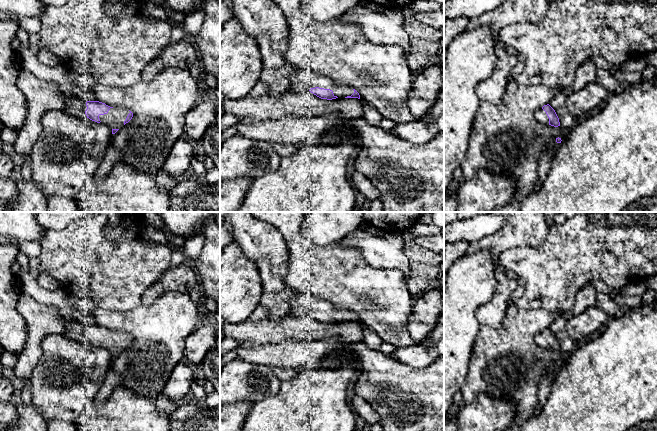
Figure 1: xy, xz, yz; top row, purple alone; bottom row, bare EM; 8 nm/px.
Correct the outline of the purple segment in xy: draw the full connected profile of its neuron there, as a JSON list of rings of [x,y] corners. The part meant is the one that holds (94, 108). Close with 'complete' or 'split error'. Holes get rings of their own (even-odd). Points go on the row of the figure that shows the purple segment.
[[[72,95],[65,100],[65,111],[71,115],[87,117],[97,123],[107,125],[112,134],[128,123],[133,113],[122,108],[113,108],[99,101],[85,101],[76,95]]]; split error

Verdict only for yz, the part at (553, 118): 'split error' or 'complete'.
split error

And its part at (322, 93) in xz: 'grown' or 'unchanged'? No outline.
grown

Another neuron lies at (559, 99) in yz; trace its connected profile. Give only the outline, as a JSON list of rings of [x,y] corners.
[[[560,91],[558,92],[554,98],[550,101],[549,105],[557,110],[558,108],[565,106],[566,96]]]

